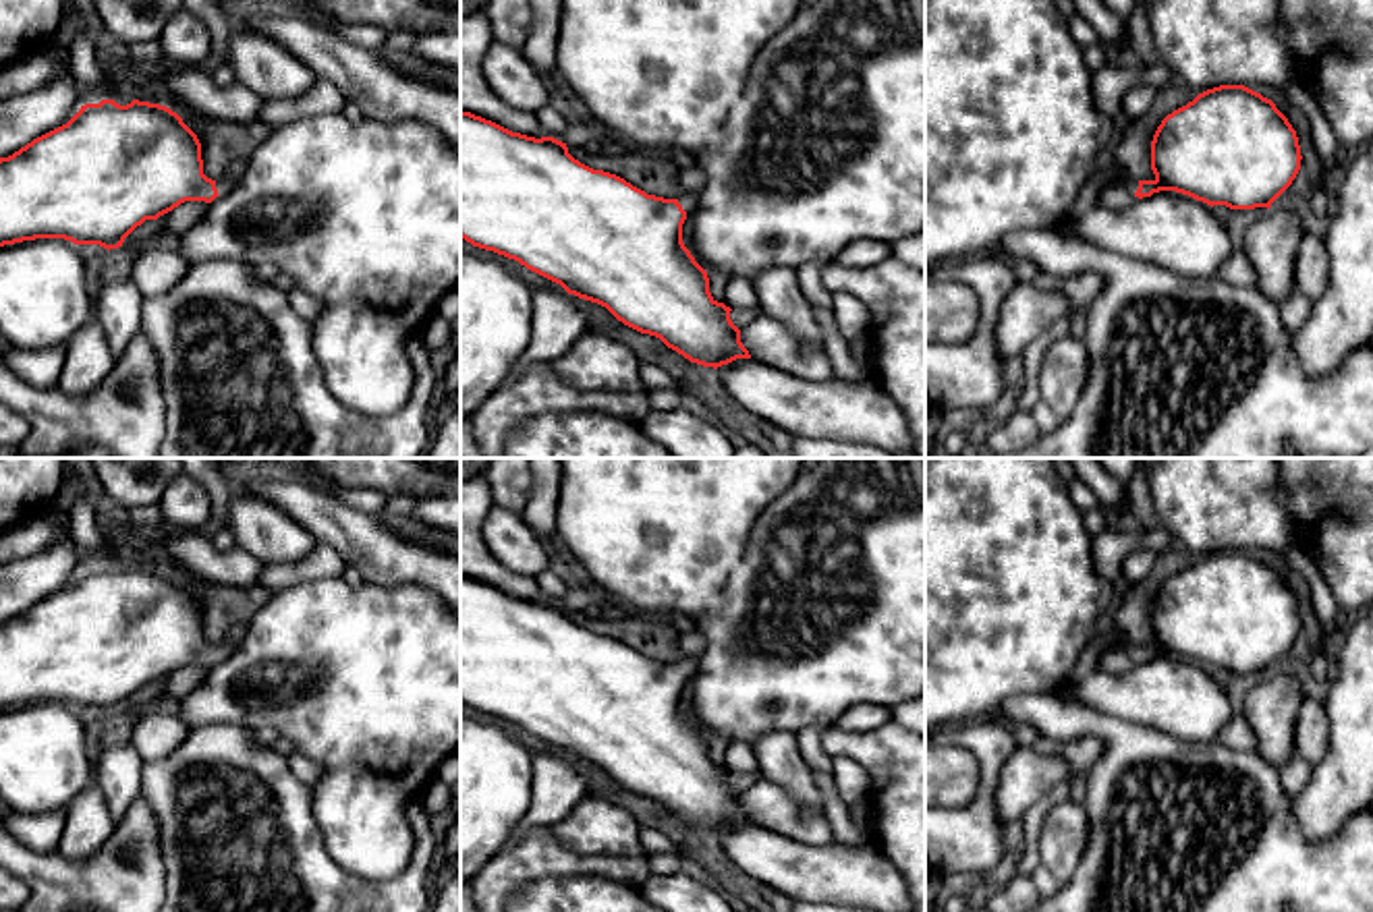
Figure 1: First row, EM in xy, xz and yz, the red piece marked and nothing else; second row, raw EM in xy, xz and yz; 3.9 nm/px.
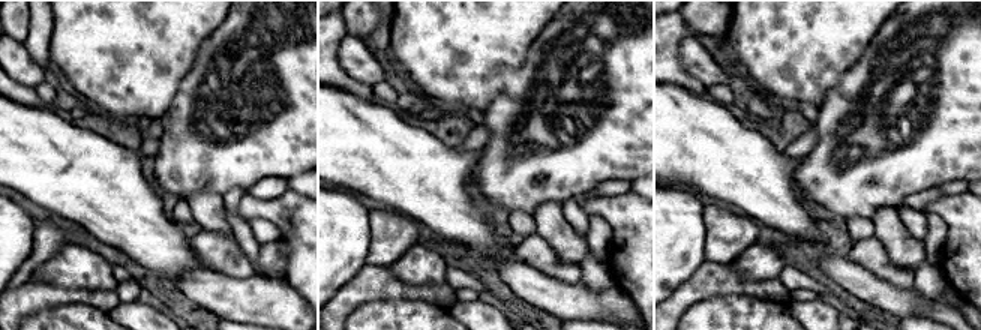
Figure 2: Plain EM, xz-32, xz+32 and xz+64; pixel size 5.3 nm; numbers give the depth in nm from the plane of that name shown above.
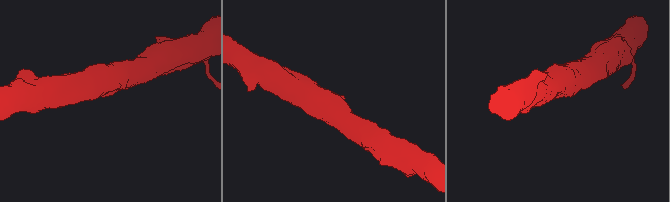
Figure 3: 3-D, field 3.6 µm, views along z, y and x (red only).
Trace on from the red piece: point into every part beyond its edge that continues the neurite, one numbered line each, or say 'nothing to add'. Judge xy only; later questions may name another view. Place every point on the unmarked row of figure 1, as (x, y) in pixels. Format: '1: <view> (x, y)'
1: xy (229, 643)

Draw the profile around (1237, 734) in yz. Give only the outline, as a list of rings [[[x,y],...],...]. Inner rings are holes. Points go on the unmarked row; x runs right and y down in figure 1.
[[[1238,711],[1217,734],[1215,738],[1220,744],[1224,744],[1230,750],[1238,752],[1255,752],[1255,732]]]

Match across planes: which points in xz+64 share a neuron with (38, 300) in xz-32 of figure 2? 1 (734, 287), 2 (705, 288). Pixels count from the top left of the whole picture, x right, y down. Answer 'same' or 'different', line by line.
1: same
2: same

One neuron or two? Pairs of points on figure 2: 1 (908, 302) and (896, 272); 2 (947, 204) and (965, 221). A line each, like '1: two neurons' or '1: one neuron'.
1: two neurons
2: one neuron

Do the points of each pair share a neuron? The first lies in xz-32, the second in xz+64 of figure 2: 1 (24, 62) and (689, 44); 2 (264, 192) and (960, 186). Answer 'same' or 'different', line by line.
1: same
2: same

